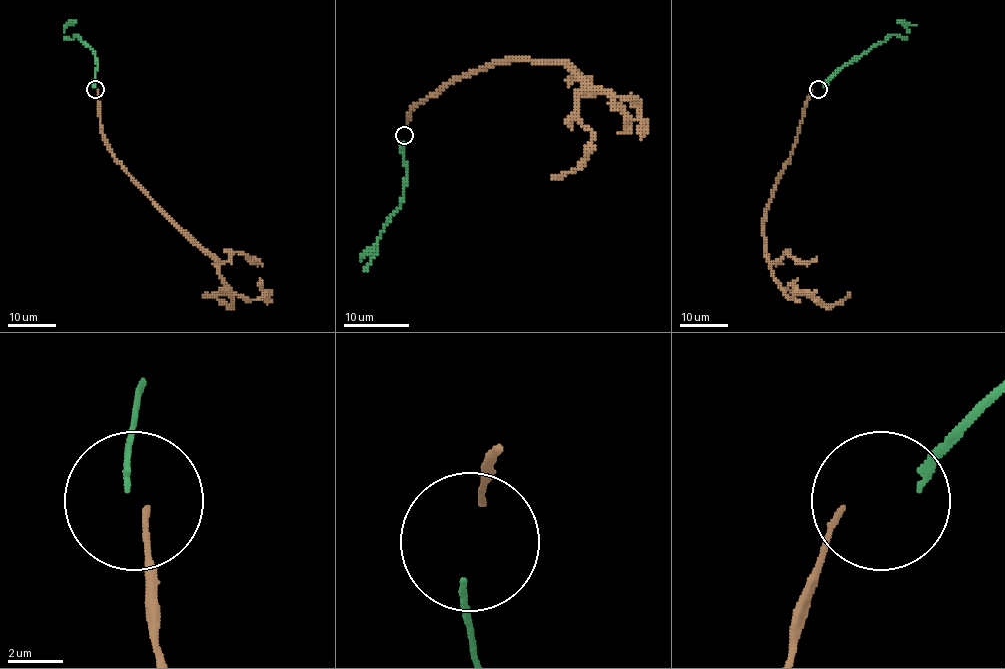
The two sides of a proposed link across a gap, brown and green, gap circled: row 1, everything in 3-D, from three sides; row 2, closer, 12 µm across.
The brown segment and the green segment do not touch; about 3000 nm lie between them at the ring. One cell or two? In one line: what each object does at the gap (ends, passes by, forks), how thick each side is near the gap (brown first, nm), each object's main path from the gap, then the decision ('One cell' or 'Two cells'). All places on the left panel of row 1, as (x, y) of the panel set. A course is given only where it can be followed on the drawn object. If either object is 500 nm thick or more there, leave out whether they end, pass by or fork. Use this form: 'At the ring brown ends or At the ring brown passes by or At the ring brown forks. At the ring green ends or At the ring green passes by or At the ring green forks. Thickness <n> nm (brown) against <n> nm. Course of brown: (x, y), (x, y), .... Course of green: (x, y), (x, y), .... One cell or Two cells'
At the ring brown ends. At the ring green ends. Thickness 240 nm (brown) against 240 nm. Course of brown: (97, 90), (103, 139), (115, 159), (210, 256), (224, 287), (220, 293), (232, 302), (202, 295). Course of green: (94, 88), (98, 66), (94, 52), (78, 35), (72, 39), (63, 36), (63, 29), (73, 21), (66, 24). Two cells

